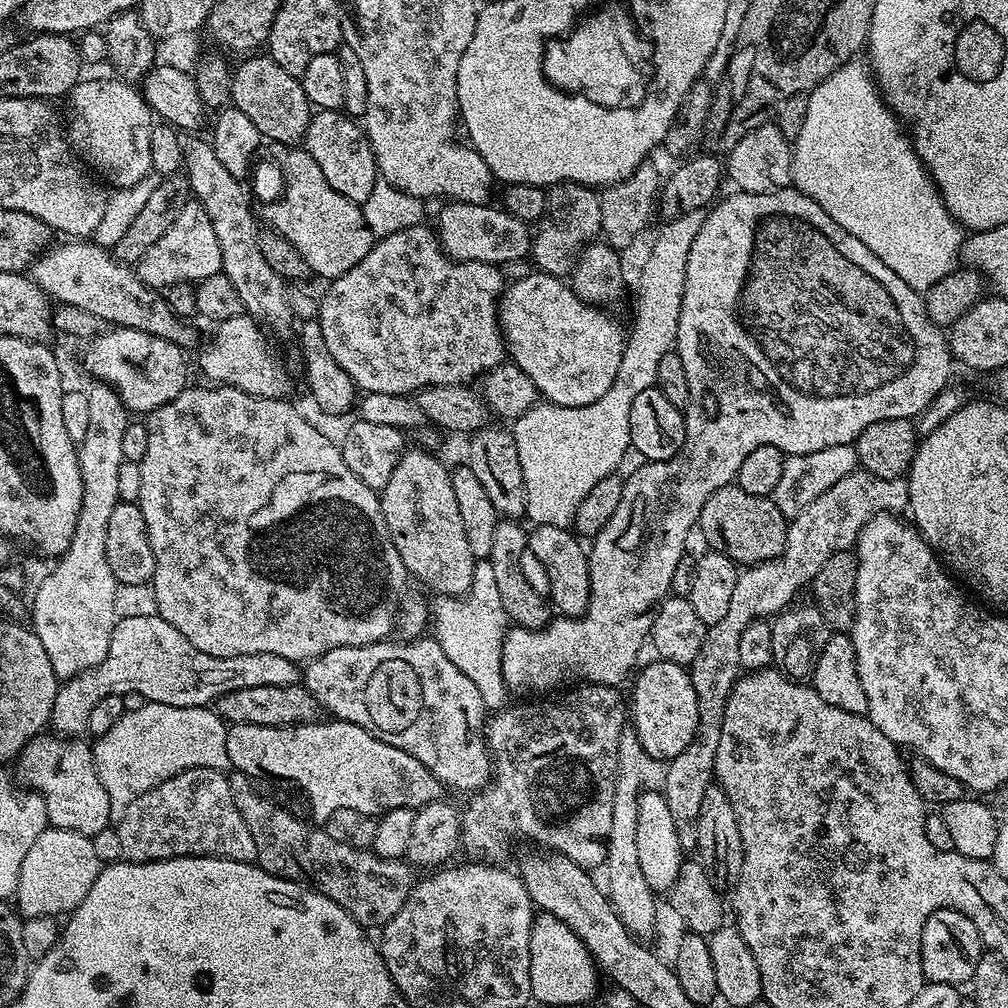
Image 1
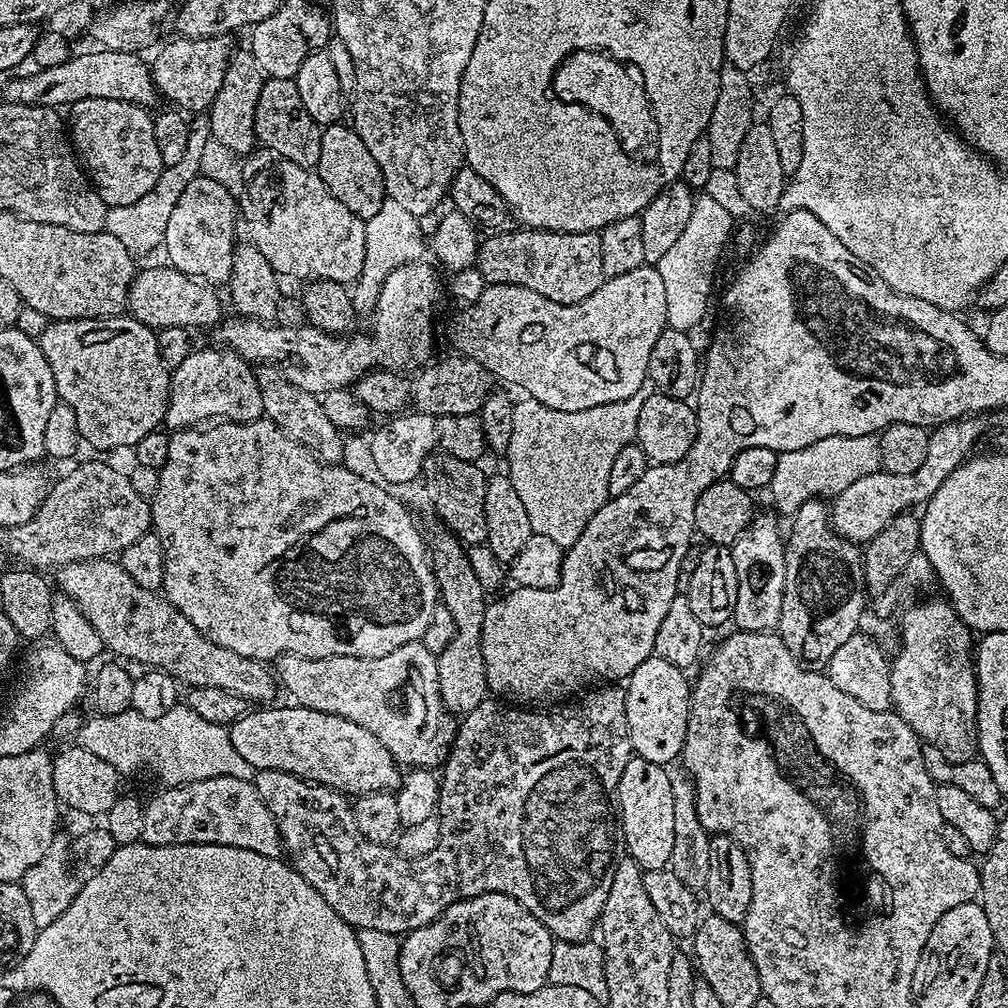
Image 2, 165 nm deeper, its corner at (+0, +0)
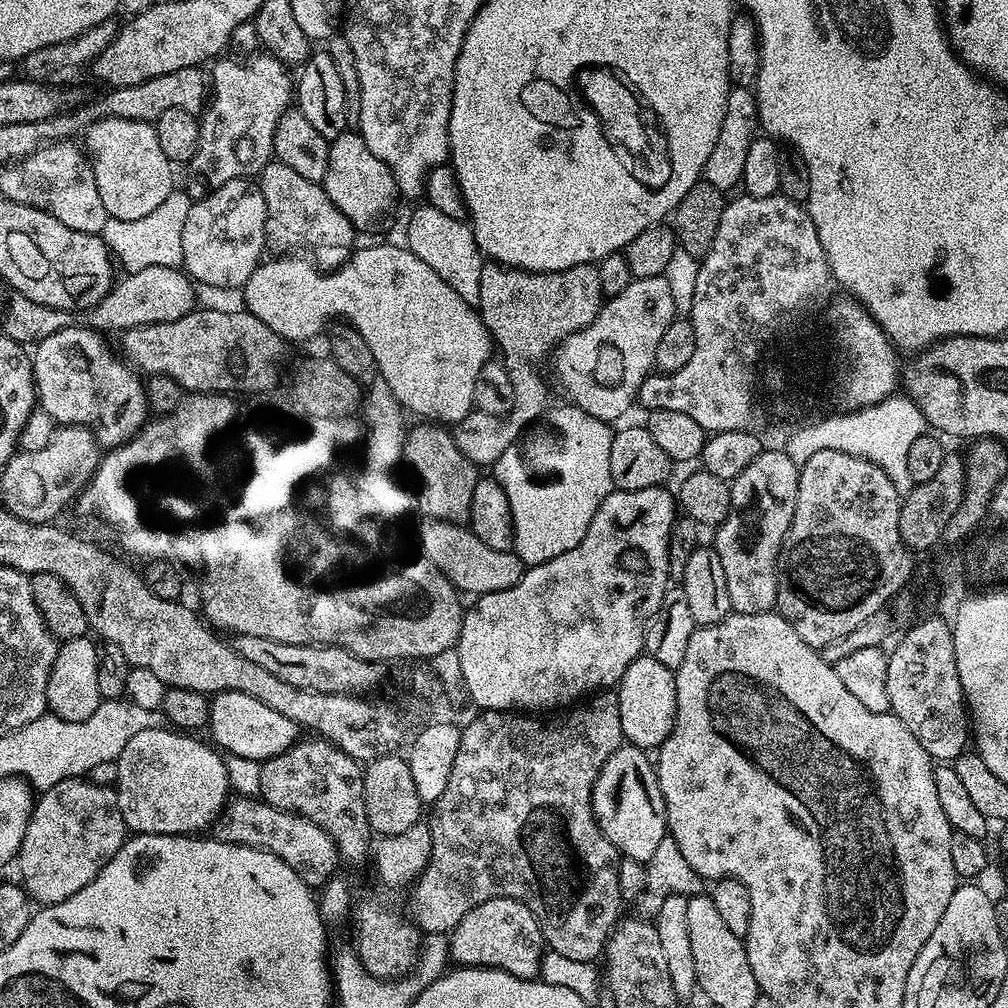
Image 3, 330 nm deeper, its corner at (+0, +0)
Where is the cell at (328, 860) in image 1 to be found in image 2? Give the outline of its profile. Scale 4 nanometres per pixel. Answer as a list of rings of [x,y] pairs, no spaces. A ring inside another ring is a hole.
[[[596,686],[591,690],[585,691],[579,698],[576,698],[581,698],[581,700],[573,699],[571,702],[568,702],[573,702],[573,704],[568,704],[565,708],[553,707],[551,710],[529,710],[527,707],[513,706],[511,703],[501,702],[496,698],[485,698],[480,705],[474,706],[473,709],[463,713],[462,719],[459,721],[456,729],[455,741],[449,751],[447,760],[445,760],[442,765],[442,775],[439,777],[440,799],[443,801],[438,809],[440,833],[438,834],[438,846],[434,846],[434,850],[430,850],[430,854],[422,854],[421,856],[401,856],[400,853],[396,851],[395,847],[387,844],[379,844],[378,842],[370,842],[370,838],[362,838],[362,833],[358,830],[358,825],[354,823],[354,814],[352,813],[349,797],[345,795],[345,793],[337,790],[337,788],[328,788],[325,784],[314,784],[311,780],[304,780],[300,776],[295,776],[294,774],[283,772],[282,770],[266,770],[265,768],[259,769],[259,771],[255,773],[254,783],[258,790],[258,794],[262,798],[262,802],[266,802],[266,810],[270,810],[270,814],[274,818],[274,822],[278,828],[278,834],[280,835],[282,852],[286,857],[287,863],[292,865],[292,869],[294,869],[299,876],[306,878],[306,882],[310,882],[310,886],[314,886],[314,890],[318,890],[318,894],[322,894],[322,898],[326,898],[326,902],[334,910],[334,914],[338,914],[354,929],[359,930],[365,928],[366,930],[386,930],[386,934],[394,934],[395,936],[403,937],[409,932],[413,932],[422,926],[426,926],[432,922],[434,918],[438,918],[454,902],[481,896],[487,892],[497,892],[498,894],[506,894],[510,898],[514,898],[514,902],[518,902],[523,908],[530,910],[530,914],[534,914],[534,918],[538,918],[538,922],[542,922],[542,926],[546,926],[546,930],[550,930],[550,934],[556,940],[578,942],[579,940],[589,939],[589,937],[593,935],[594,929],[597,927],[600,915],[602,914],[602,906],[606,906],[606,894],[610,894],[610,882],[614,882],[614,870],[616,869],[616,861],[618,859],[618,851],[616,852],[616,844],[618,848],[618,816],[614,811],[614,797],[616,794],[616,787],[618,786],[618,778],[622,778],[622,770],[626,770],[626,762],[630,762],[634,755],[632,743],[630,742],[630,726],[626,726],[626,698],[624,697],[624,694],[625,689],[620,686]]]

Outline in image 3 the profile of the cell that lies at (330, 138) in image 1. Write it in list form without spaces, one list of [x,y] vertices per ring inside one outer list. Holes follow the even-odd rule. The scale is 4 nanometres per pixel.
[[[346,130],[338,138],[330,141],[328,146],[328,165],[322,181],[322,187],[330,202],[346,214],[353,229],[376,228],[388,220],[392,207],[398,201],[394,174],[374,154],[370,154],[370,146],[361,138],[359,131]]]

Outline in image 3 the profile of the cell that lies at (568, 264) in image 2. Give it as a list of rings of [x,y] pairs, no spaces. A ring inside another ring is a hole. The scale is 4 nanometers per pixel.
[[[495,262],[484,263],[478,311],[492,335],[495,347],[501,352],[499,355],[504,367],[512,376],[516,401],[504,416],[479,410],[461,415],[464,417],[454,427],[456,445],[462,454],[466,454],[466,458],[470,458],[472,464],[495,465],[502,454],[506,454],[506,450],[510,450],[510,446],[525,435],[530,426],[527,424],[536,419],[539,421],[545,415],[549,407],[548,396],[544,393],[543,378],[536,373],[536,360],[542,359],[544,355],[547,357],[564,337],[590,326],[605,300],[596,264],[570,266],[570,270],[561,272],[527,272],[524,268],[505,268],[503,264]]]

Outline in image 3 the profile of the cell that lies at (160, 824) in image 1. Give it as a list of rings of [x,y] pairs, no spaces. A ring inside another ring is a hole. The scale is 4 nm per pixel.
[[[237,795],[224,805],[214,825],[215,839],[228,844],[241,844],[251,848],[261,848],[286,862],[294,874],[302,878],[308,887],[319,890],[337,875],[336,867],[341,867],[340,851],[335,842],[314,822],[293,812],[265,804],[263,799]]]

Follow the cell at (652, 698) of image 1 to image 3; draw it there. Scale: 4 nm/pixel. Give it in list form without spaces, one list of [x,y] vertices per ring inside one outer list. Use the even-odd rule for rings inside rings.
[[[642,654],[629,668],[618,685],[620,697],[620,721],[625,741],[631,747],[645,750],[659,749],[674,730],[676,697],[676,674],[673,669],[662,666],[654,657]]]

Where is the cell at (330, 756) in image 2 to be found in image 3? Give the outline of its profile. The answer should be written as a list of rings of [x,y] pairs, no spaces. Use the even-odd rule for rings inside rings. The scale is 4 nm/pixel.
[[[218,692],[211,697],[207,731],[212,732],[215,747],[228,756],[261,762],[282,754],[302,736],[302,729],[290,718],[258,702],[258,698],[250,698],[250,694],[237,692]]]

